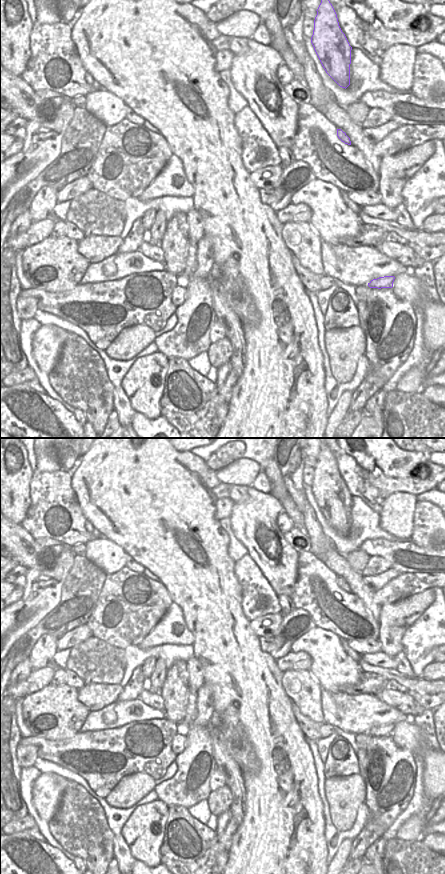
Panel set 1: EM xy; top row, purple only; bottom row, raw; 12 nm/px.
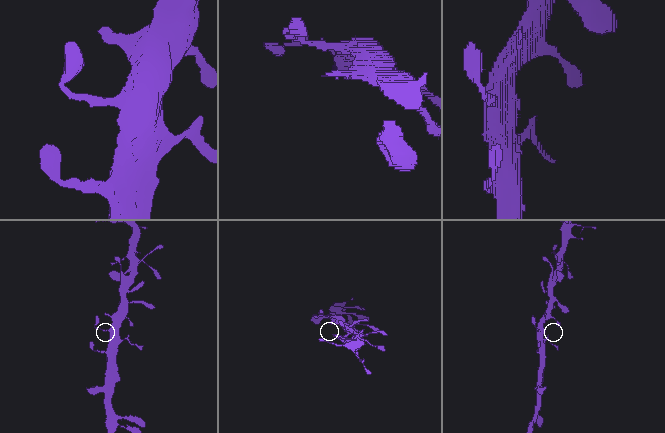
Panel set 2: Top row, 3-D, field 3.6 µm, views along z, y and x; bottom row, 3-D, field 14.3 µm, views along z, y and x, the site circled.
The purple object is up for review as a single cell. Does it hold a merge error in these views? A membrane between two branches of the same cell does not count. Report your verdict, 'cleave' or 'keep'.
keep

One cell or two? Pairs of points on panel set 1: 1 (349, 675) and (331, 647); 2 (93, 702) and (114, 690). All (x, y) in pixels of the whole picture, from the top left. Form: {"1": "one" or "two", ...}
{"1": "one", "2": "one"}

